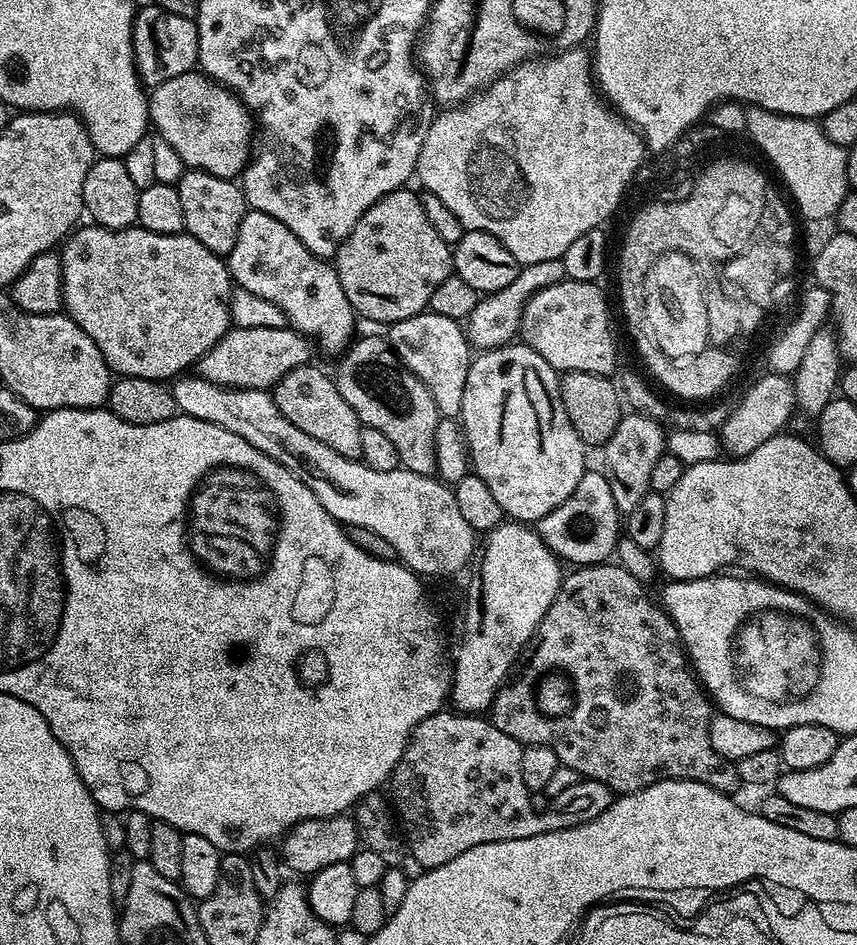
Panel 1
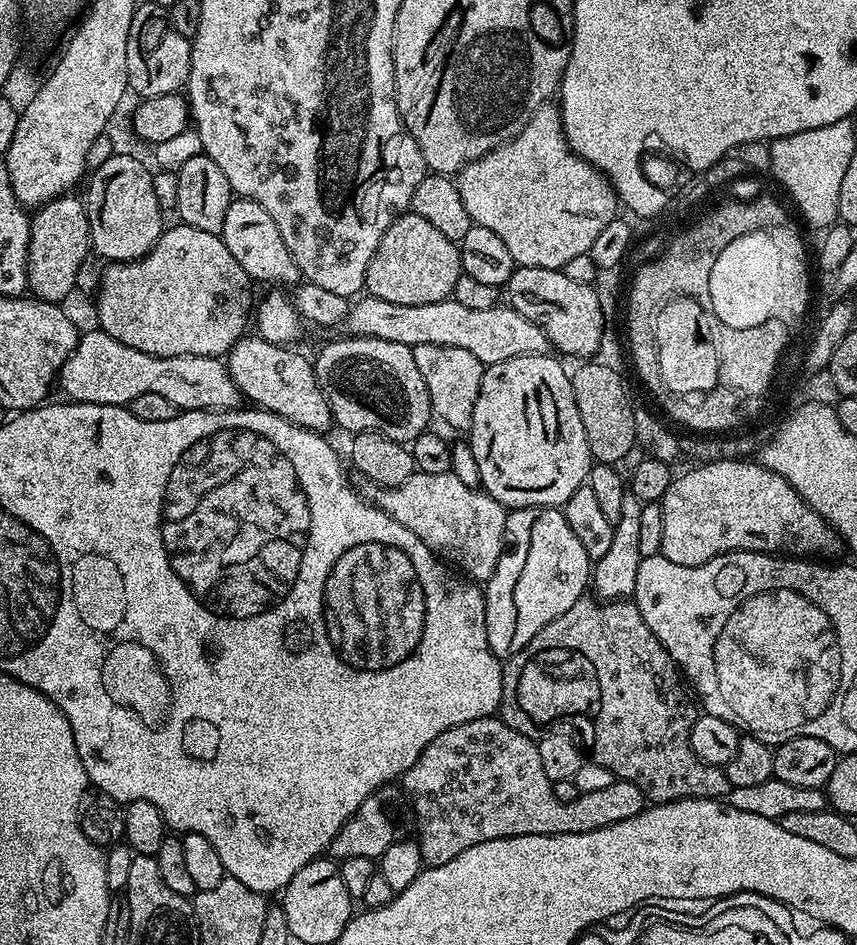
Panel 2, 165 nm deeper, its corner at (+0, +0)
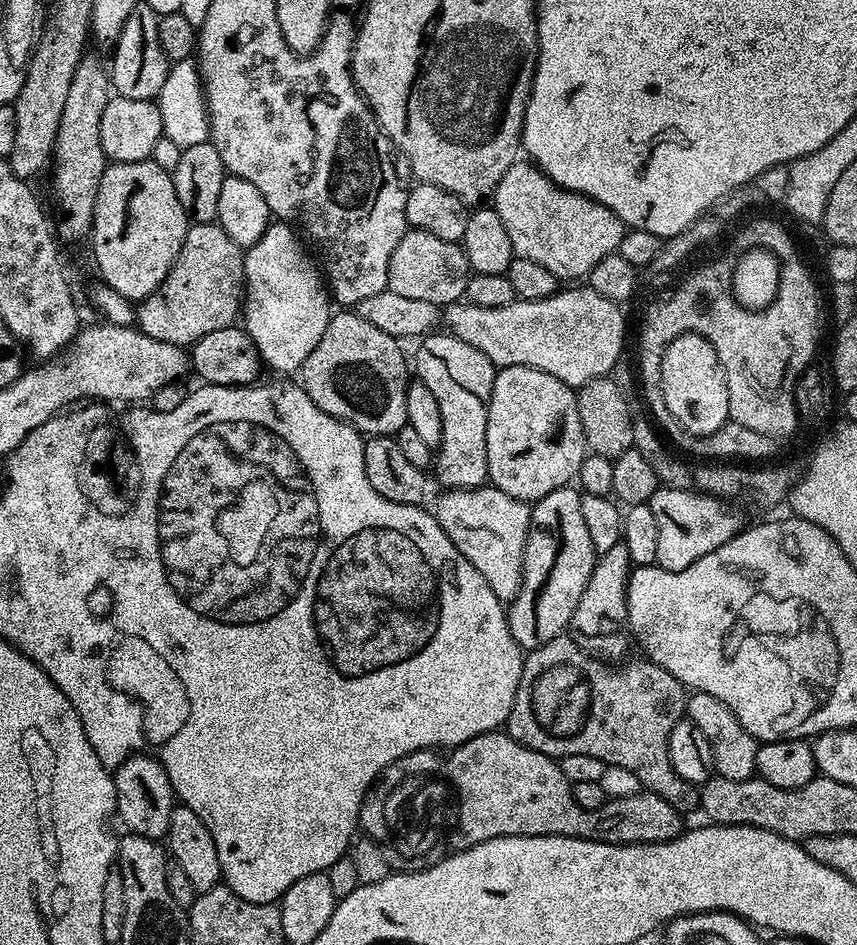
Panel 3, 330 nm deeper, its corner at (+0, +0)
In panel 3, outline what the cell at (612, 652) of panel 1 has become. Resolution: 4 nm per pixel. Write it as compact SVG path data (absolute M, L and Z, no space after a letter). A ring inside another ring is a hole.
M567 634L555 636L550 642L531 649L525 655L524 665L522 666L522 678L516 683L514 706L508 709L506 731L518 743L525 744L530 750L538 750L542 754L553 758L559 758L566 754L590 754L590 758L598 758L604 765L622 766L623 769L630 770L638 778L641 789L658 794L658 798L666 798L666 802L670 802L670 806L674 806L674 810L678 810L682 814L688 814L688 812L692 811L695 813L700 803L700 794L697 785L686 782L686 778L682 778L677 774L670 762L670 754L668 753L670 730L674 730L674 726L679 720L685 719L689 693L686 691L684 684L678 682L678 678L674 678L674 674L662 670L662 666L658 666L653 660L647 658L639 659L629 659L619 666L609 666L605 661L597 660L595 656L589 656L588 653L583 652L573 642L571 636Z

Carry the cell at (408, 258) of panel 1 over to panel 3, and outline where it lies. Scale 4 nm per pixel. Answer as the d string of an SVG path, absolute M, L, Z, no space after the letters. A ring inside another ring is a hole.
M413 228L404 233L402 242L394 246L394 254L390 258L387 291L402 294L405 298L418 298L422 302L447 306L465 299L464 291L468 285L470 269L463 247L457 242L446 242L434 234L426 234L426 230Z

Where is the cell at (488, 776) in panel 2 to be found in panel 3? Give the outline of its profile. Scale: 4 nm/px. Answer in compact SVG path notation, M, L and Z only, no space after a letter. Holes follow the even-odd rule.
M504 730L483 732L451 749L446 756L446 772L447 768L448 776L456 787L456 796L460 799L460 813L456 820L454 816L454 827L450 832L451 847L456 850L511 836L569 836L607 844L657 844L674 839L682 831L682 813L674 810L666 798L658 798L658 794L647 790L630 794L629 797L607 799L600 809L582 809L575 802L573 785L566 774L562 774L559 763L553 757L518 743Z

